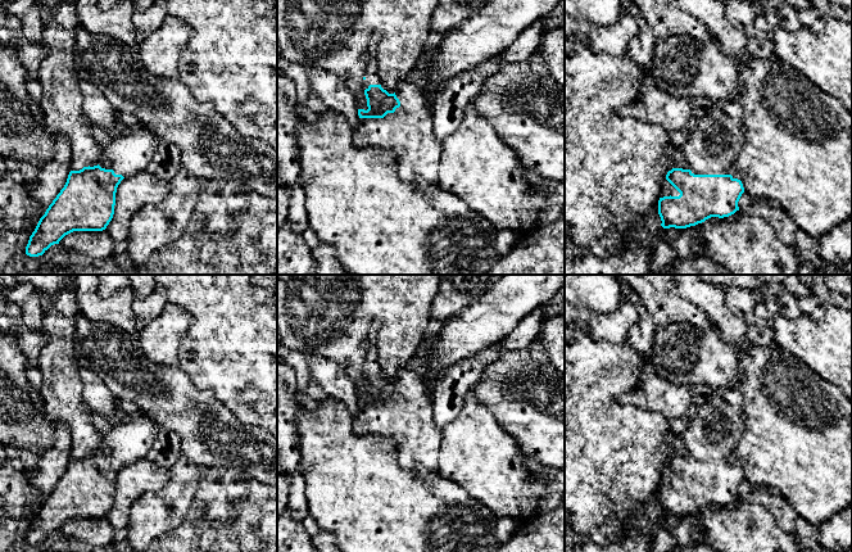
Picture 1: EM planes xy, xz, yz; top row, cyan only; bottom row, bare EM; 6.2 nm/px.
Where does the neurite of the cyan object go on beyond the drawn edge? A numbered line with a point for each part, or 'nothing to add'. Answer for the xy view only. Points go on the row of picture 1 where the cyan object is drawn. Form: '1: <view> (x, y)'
1: xy (130, 153)

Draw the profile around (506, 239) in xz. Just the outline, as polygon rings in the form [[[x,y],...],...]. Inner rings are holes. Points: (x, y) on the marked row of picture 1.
[[[509,229],[497,231],[495,249],[500,255],[507,254],[518,240],[518,234]]]

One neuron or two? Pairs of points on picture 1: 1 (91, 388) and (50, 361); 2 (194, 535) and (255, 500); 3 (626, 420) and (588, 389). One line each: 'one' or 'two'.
1: two
2: one
3: one

